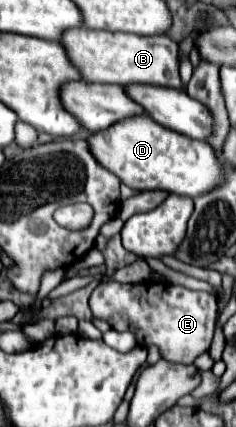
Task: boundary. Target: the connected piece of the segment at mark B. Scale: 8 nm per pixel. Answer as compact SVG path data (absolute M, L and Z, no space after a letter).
M73 29L65 33L63 45L73 63L85 73L89 83L119 83L119 85L161 85L185 89L179 75L179 45L165 37L141 37L131 33L111 33L93 29Z

